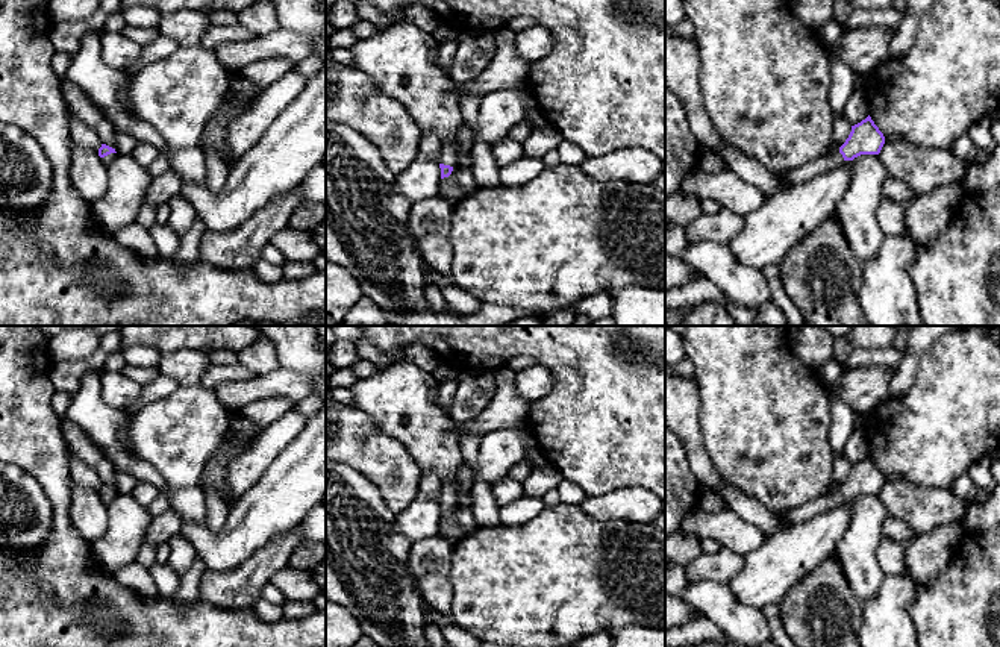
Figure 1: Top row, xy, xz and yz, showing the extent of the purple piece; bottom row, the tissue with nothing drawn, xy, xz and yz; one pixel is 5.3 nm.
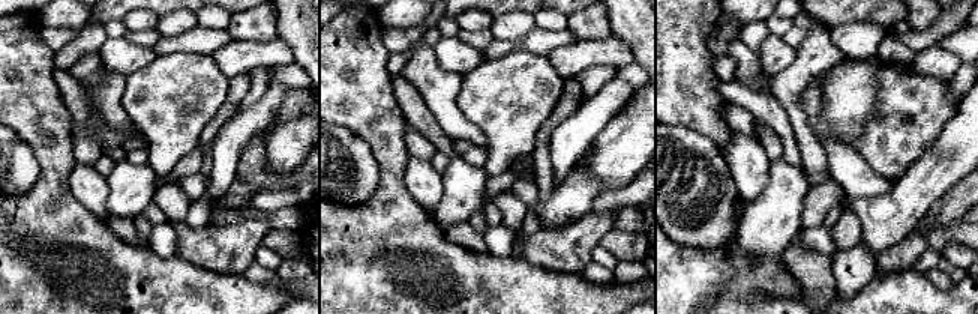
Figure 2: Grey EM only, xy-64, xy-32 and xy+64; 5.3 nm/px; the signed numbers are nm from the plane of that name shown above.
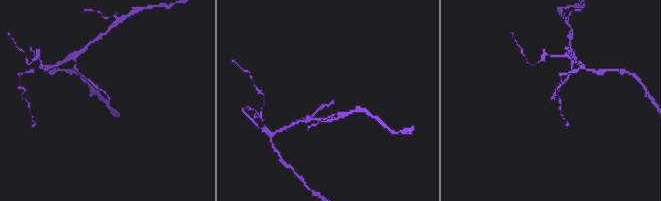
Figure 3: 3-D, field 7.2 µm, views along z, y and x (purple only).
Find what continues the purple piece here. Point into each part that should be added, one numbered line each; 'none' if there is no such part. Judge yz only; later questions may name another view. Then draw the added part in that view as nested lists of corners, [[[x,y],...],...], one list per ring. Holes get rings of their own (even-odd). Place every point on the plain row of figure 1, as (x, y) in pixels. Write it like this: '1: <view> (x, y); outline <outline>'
1: yz (824, 502); outline [[[838,491],[833,492],[823,492],[814,500],[785,512],[782,517],[791,520],[792,523],[805,523],[815,515],[820,515],[826,511],[830,511],[844,503],[842,494]]]

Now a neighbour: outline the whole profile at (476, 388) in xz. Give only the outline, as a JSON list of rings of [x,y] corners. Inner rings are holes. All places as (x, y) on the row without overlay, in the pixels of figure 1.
[[[459,370],[458,389],[450,417],[455,423],[465,423],[477,417],[497,391],[497,371]]]

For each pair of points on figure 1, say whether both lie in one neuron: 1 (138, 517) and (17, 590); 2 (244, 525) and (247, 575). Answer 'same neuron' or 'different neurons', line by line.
1: different neurons
2: different neurons

